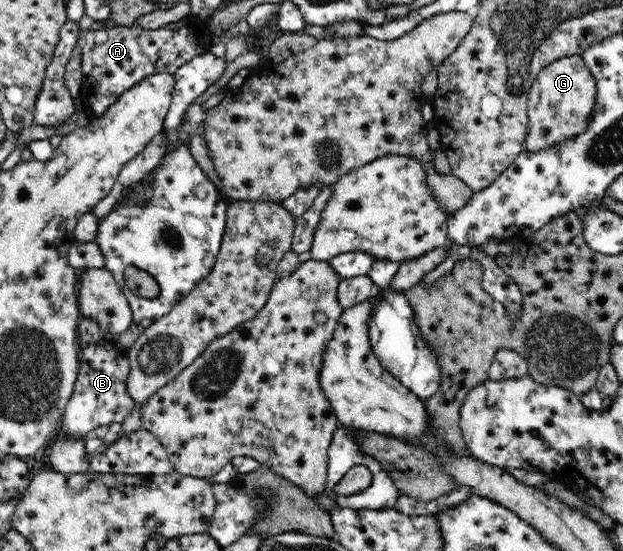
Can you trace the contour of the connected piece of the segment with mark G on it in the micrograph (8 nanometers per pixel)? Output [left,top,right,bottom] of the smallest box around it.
[524,55,596,153]

